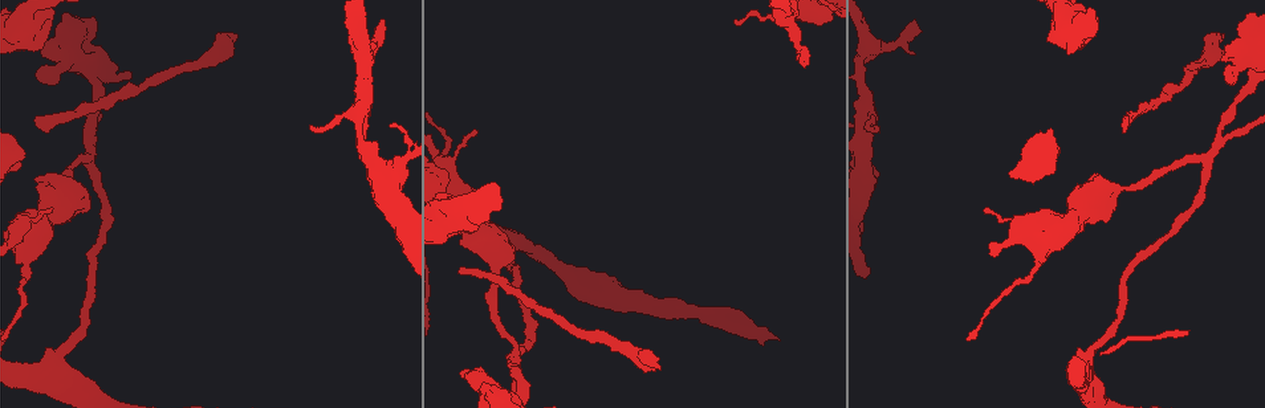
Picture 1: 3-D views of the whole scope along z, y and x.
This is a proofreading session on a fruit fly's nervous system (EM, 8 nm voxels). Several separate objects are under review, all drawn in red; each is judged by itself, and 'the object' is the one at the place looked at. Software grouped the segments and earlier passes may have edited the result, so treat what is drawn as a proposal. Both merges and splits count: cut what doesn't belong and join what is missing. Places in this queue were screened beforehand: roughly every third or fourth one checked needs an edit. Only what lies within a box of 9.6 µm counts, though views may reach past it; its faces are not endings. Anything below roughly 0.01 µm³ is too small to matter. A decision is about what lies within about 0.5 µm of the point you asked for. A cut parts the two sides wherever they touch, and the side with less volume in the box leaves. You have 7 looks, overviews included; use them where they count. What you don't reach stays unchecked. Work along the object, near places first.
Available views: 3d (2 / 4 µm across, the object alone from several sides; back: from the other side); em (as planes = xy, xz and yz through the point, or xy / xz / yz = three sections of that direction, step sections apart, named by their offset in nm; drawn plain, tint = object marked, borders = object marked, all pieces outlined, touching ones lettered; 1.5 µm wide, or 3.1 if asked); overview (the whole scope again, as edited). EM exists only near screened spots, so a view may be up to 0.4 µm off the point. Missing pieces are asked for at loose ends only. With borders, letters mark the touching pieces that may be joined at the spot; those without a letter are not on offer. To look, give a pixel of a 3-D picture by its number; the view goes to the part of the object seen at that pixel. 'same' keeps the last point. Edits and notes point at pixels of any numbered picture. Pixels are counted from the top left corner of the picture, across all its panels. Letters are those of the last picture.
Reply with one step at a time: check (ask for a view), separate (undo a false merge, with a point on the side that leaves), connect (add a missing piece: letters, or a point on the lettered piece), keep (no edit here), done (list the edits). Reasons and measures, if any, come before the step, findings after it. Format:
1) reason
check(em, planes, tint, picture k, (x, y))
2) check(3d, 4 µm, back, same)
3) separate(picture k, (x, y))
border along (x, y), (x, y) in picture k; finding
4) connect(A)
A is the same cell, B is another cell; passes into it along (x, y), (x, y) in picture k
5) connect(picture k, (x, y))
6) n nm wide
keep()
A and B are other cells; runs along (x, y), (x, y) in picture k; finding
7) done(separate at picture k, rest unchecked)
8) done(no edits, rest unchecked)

free end
check(3d, 4 µm, back, picture 1, (37, 127))

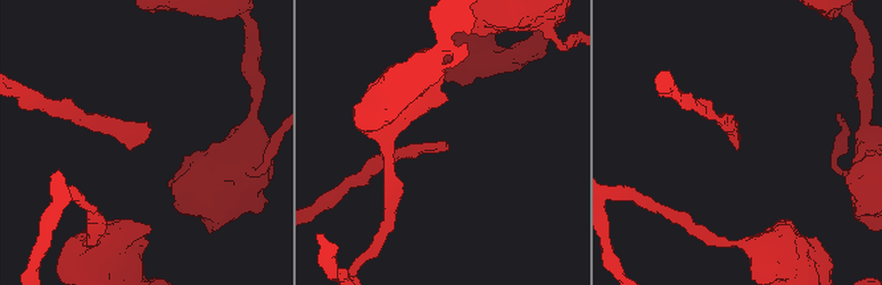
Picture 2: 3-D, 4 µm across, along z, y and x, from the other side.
need the tissue
check(em, planes, plain, picture 2, (443, 146))

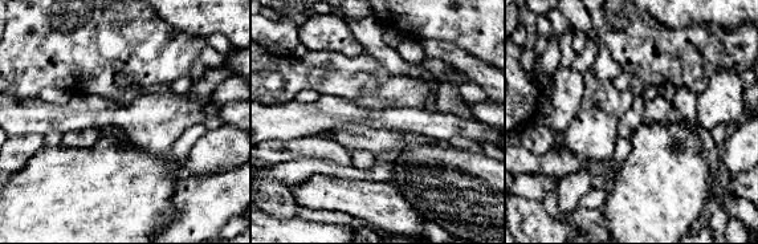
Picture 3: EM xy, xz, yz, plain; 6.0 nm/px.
check(em, planes, borders, same)

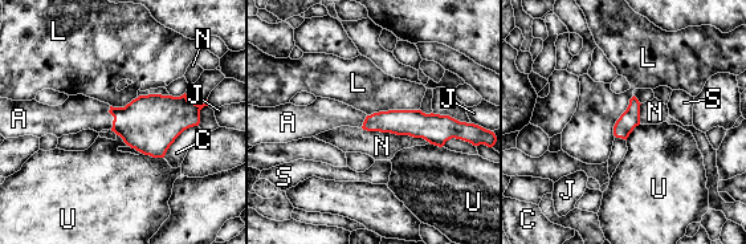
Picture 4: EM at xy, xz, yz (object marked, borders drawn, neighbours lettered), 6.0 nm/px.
120 nm wide
connect(A)
A is the same cell, C, J, L, N, S and U are other cells; the neuron continues

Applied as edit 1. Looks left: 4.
redraw
check(overview)

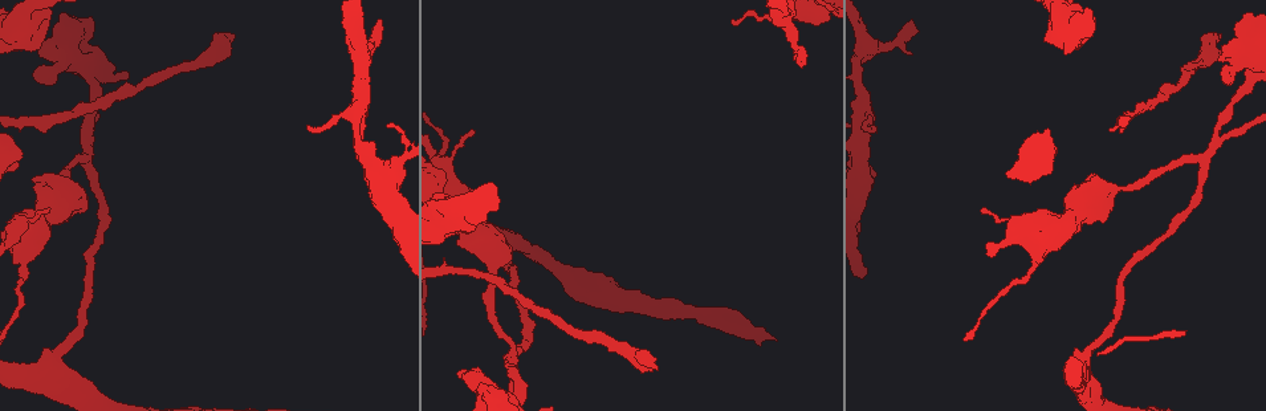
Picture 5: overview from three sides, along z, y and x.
tapers out
check(3d, 2 µm, picture 5, (473, 130))

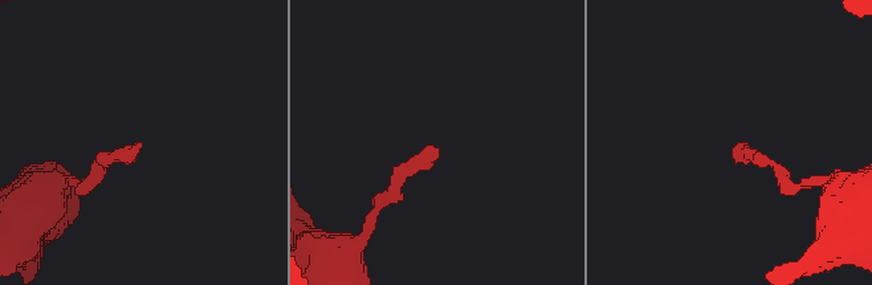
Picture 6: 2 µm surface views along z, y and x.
now the EM
check(em, planes, borders, picture 6, (438, 152))

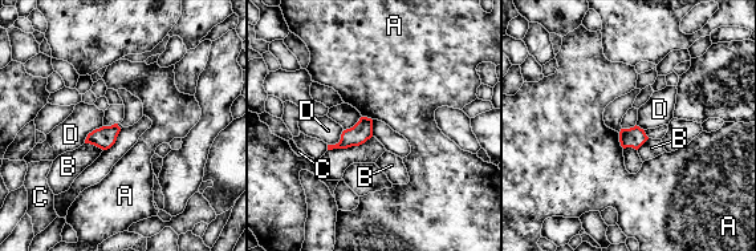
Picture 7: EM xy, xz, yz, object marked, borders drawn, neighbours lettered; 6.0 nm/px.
keep()
A, B, C and D are other cells; border along (618, 133), (618, 141), (624, 148) in picture 7; no lettered piece goes on from it

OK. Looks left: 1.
done(connect at picture 4, rest unchecked)

